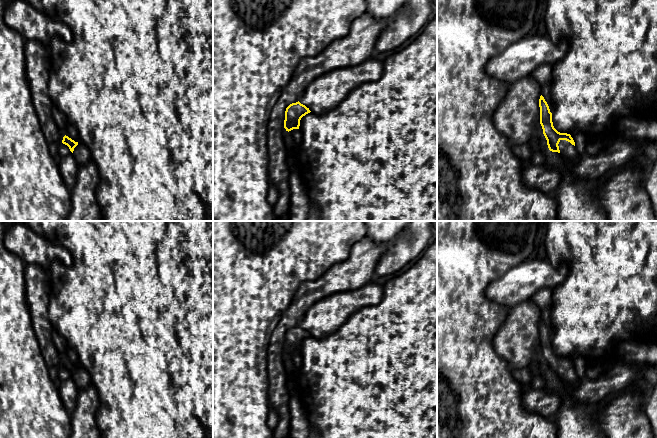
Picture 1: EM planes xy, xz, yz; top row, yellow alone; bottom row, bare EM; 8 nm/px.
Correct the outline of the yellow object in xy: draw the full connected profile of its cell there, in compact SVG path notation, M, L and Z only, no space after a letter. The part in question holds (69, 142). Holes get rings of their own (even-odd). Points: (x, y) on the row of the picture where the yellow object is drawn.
M66 135L63 137L62 143L69 147L81 169L92 161L91 153L84 143L79 144Z

